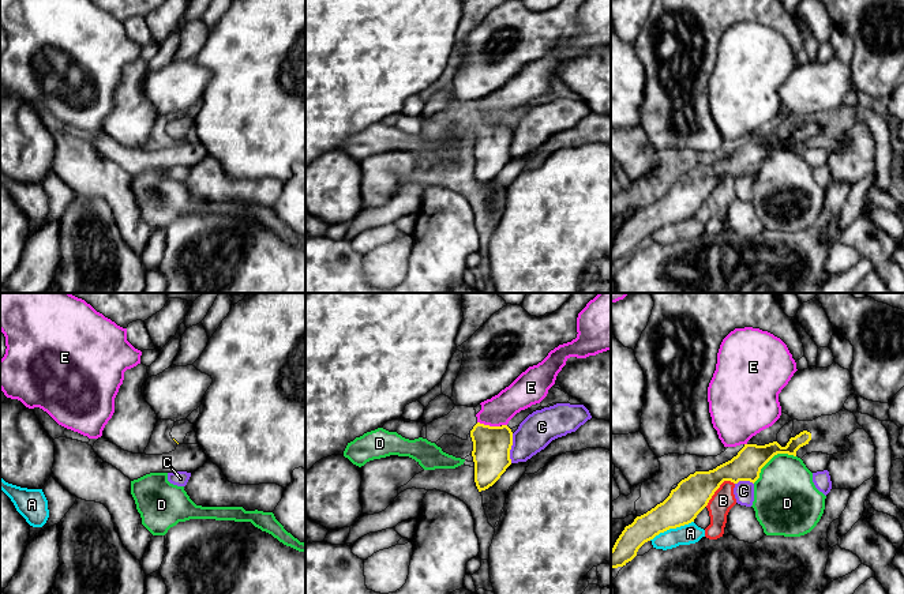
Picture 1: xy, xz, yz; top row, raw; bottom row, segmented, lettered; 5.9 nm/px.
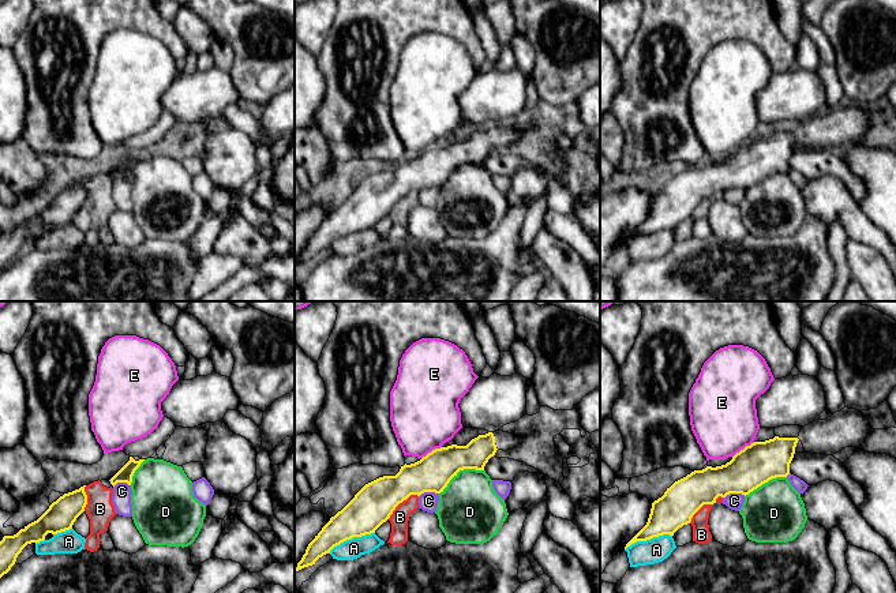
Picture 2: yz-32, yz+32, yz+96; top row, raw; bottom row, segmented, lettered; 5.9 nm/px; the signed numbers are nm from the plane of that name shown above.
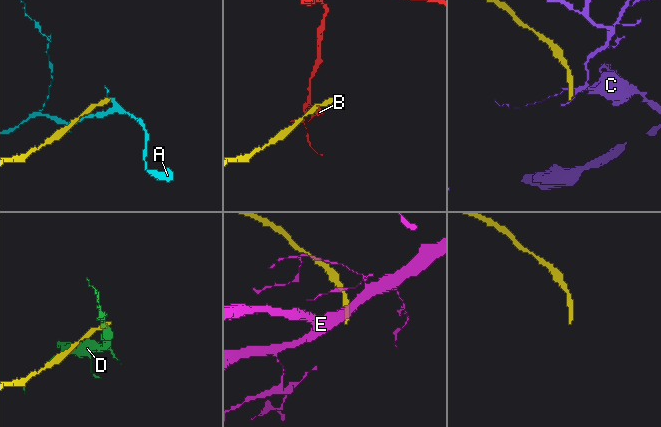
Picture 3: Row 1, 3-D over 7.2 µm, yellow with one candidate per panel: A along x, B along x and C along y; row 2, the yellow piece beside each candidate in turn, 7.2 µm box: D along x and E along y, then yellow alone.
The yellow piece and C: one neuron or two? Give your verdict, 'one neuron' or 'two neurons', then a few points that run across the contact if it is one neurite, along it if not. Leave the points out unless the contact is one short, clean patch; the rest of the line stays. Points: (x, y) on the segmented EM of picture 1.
two neurons

